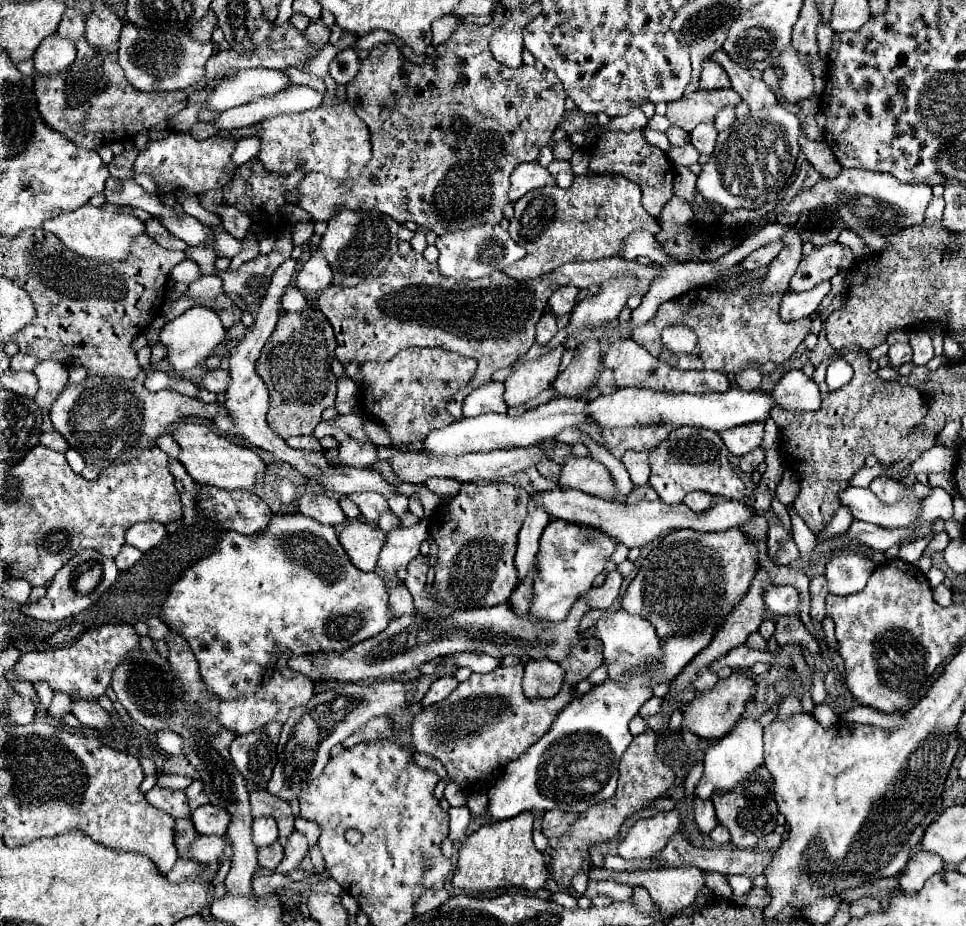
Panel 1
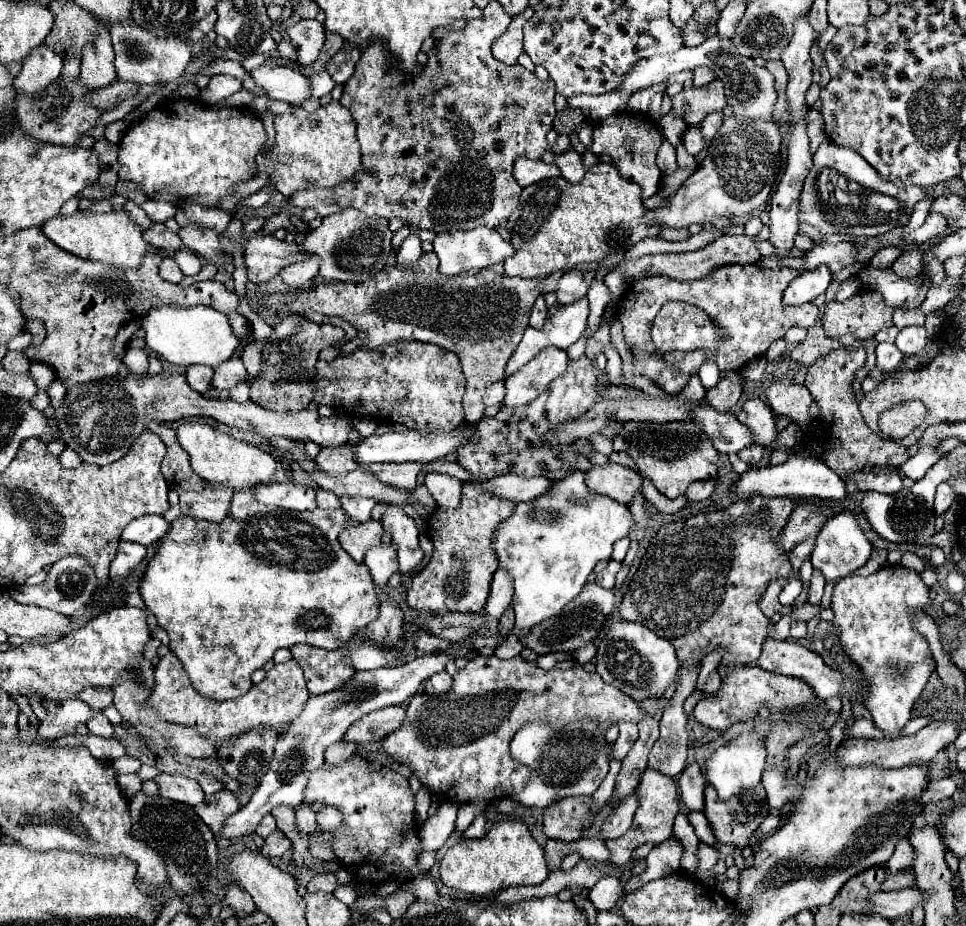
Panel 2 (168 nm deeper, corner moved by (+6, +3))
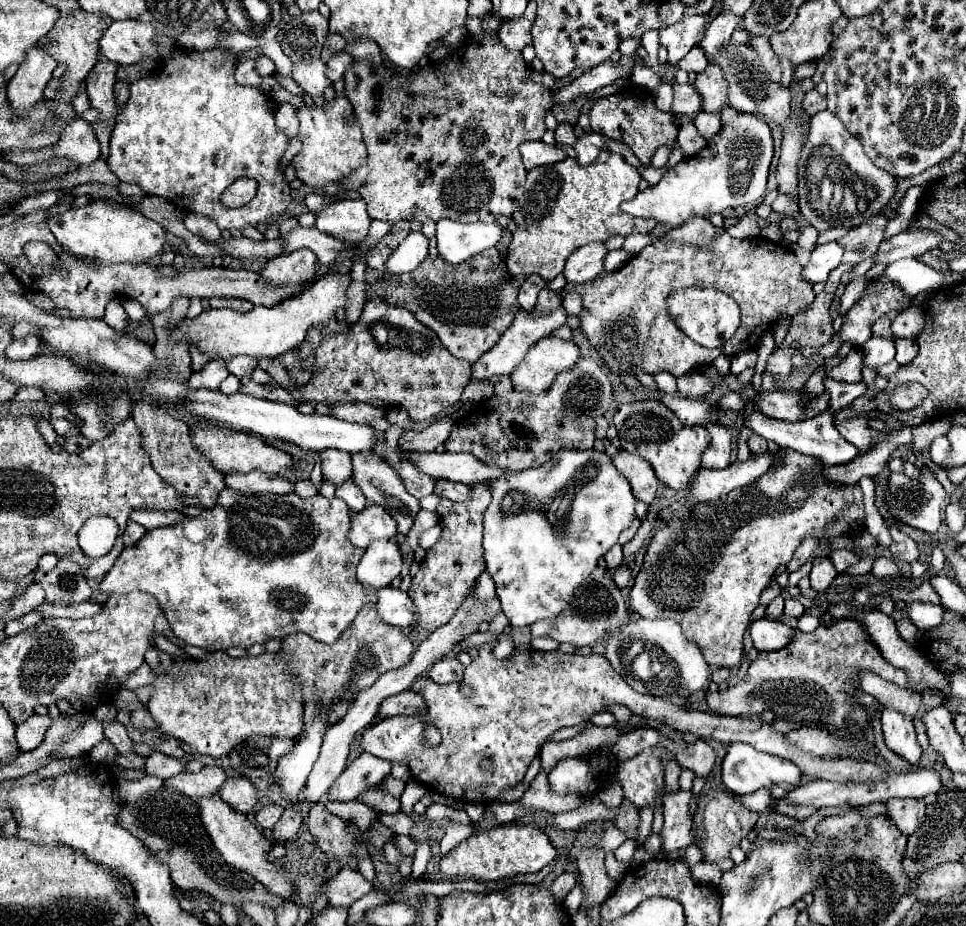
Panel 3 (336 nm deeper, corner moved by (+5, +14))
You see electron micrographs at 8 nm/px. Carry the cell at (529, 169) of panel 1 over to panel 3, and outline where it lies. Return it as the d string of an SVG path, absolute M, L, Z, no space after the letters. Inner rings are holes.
M543 141L521 143L519 145L519 151L523 155L523 163L525 163L525 169L527 171L531 171L533 167L539 167L539 165L549 165L549 163L563 161L567 157L559 147L547 145Z

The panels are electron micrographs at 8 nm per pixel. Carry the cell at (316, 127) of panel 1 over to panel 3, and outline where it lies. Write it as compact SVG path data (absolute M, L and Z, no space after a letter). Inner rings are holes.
M335 97L325 107L301 107L297 109L297 117L301 121L299 135L303 141L303 149L293 157L293 167L303 183L321 189L327 183L343 181L367 161L367 149L361 137L361 129L347 97Z

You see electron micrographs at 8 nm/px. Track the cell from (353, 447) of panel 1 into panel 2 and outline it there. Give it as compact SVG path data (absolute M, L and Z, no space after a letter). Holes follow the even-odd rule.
M340 444L336 448L322 448L316 458L316 464L324 472L334 472L340 476L358 468L356 452L354 452L354 448L350 448L350 444Z

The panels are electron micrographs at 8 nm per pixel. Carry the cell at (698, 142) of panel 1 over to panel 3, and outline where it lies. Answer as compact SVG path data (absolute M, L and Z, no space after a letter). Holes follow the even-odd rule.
M685 123L685 125L679 127L677 145L683 151L683 157L693 157L707 145L707 141L697 133L693 123Z

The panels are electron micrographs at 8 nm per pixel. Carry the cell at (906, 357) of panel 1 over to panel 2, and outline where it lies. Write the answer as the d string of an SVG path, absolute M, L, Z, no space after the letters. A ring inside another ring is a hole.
M882 342L882 344L878 344L878 348L876 348L876 364L878 364L878 368L884 370L884 372L898 368L898 364L902 362L902 358L904 358L904 354L896 348L896 344Z

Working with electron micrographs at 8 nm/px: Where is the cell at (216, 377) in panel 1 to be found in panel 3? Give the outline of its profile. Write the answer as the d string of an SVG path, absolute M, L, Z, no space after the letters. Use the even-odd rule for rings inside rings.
M233 357L231 361L227 361L227 369L229 373L237 375L237 377L245 377L251 375L257 367L257 359L255 357Z

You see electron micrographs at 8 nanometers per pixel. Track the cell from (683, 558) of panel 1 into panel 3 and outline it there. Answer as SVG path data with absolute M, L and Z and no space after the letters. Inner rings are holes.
M779 449L775 453L775 463L773 467L761 475L755 483L751 485L745 485L743 489L733 489L727 497L719 499L719 501L713 501L711 505L701 505L701 507L693 507L693 509L683 509L677 517L673 517L671 521L667 521L661 529L657 529L655 537L651 539L649 547L647 547L647 555L645 555L645 563L635 579L635 585L631 589L631 611L633 613L639 613L641 617L647 617L647 619L675 619L679 621L679 625L683 627L683 635L697 643L705 661L711 665L711 667L737 667L743 659L743 637L745 637L745 631L751 623L751 613L753 609L759 605L759 595L761 591L771 583L771 579L775 577L775 571L779 565L785 565L791 561L793 553L795 553L795 547L805 539L805 537L823 537L823 535L857 535L863 531L863 521L865 521L865 507L863 507L863 497L861 497L861 487L859 485L851 485L851 487L845 487L845 485L833 485L827 481L827 477L823 475L823 463L819 457L813 457L813 455L803 455L803 453L797 453L797 451L791 451L791 449Z

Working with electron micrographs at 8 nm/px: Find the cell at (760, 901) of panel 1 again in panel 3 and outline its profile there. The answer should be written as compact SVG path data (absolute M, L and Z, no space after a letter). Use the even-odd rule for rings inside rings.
M711 789L703 793L699 799L699 809L703 811L703 831L695 833L695 845L701 849L703 861L721 867L721 871L727 871L735 865L729 851L737 847L743 837L747 837L747 833L755 827L759 815L745 809L743 803L725 789Z

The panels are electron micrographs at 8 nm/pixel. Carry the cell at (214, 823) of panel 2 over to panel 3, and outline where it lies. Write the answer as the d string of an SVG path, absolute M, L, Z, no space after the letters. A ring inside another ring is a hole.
M229 777L219 789L221 797L239 813L249 813L257 805L257 791L247 777Z

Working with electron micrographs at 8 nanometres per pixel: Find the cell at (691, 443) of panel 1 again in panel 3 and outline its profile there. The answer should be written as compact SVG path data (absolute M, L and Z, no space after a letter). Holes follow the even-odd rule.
M633 401L623 403L613 417L613 423L619 431L621 447L629 453L635 453L647 459L657 473L659 481L669 485L671 489L687 489L689 479L701 465L701 455L707 449L711 437L703 425L685 425L679 417L667 409L661 401Z

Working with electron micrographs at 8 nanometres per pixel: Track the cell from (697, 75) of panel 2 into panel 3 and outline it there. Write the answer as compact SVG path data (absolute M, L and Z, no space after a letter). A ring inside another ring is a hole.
M695 46L679 62L678 67L687 72L700 73L709 64L708 59L701 47ZM699 57L699 61L697 61Z

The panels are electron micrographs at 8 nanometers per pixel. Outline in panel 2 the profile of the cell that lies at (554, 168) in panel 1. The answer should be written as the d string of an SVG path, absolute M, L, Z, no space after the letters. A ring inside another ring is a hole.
M566 150L562 154L556 154L554 164L560 168L562 178L568 182L580 182L586 172L582 166L582 160L580 160L580 154L574 150Z

